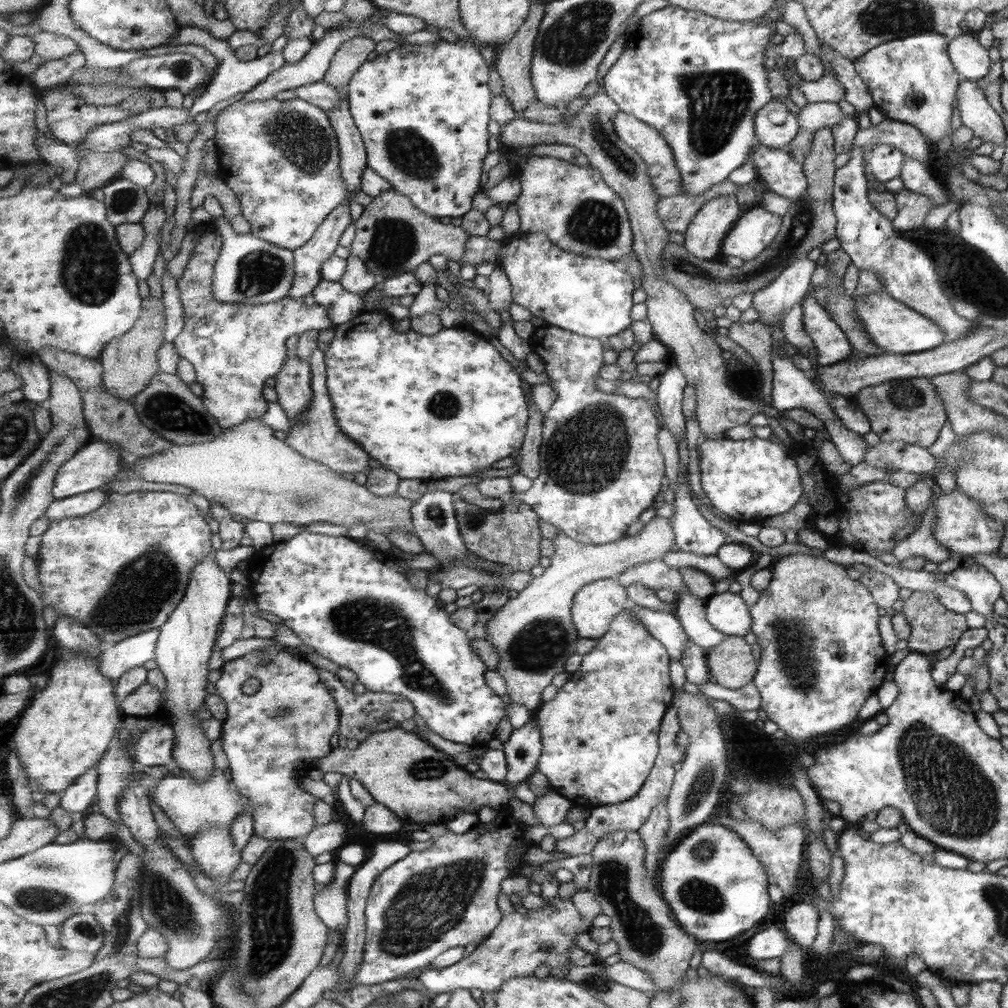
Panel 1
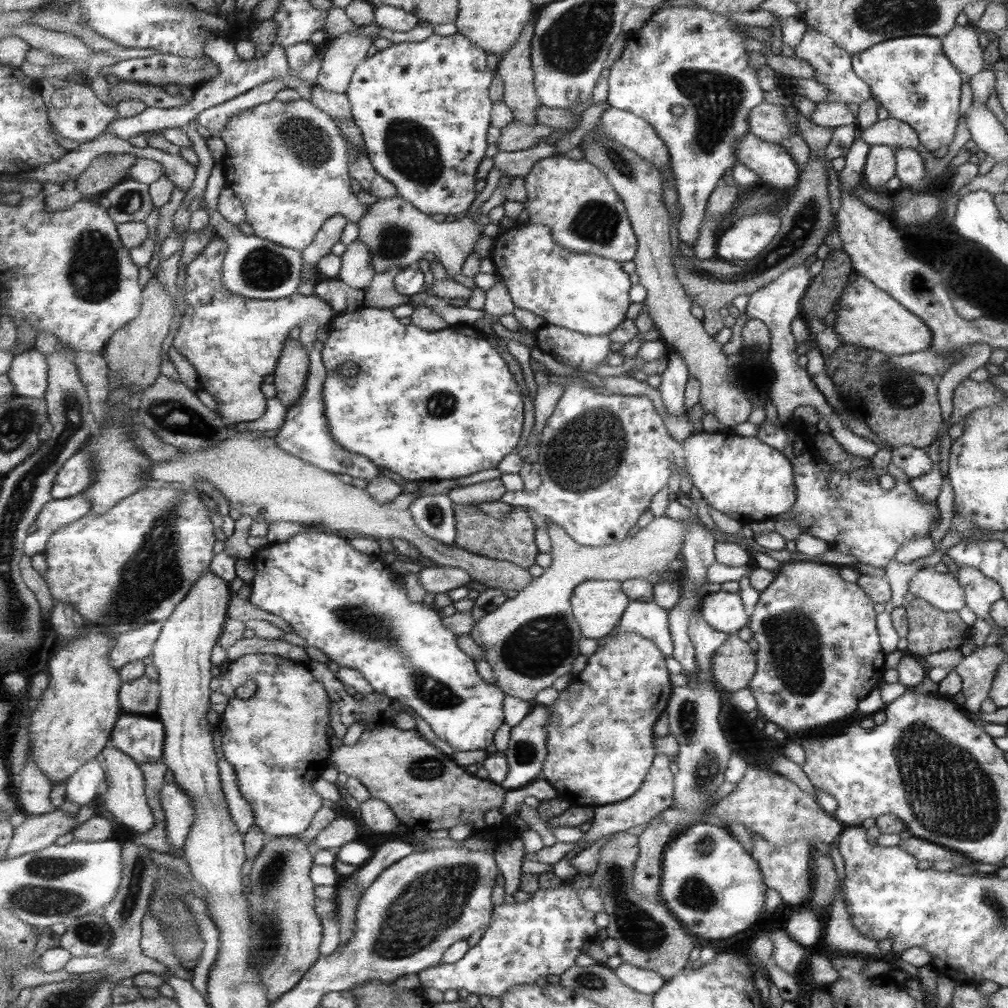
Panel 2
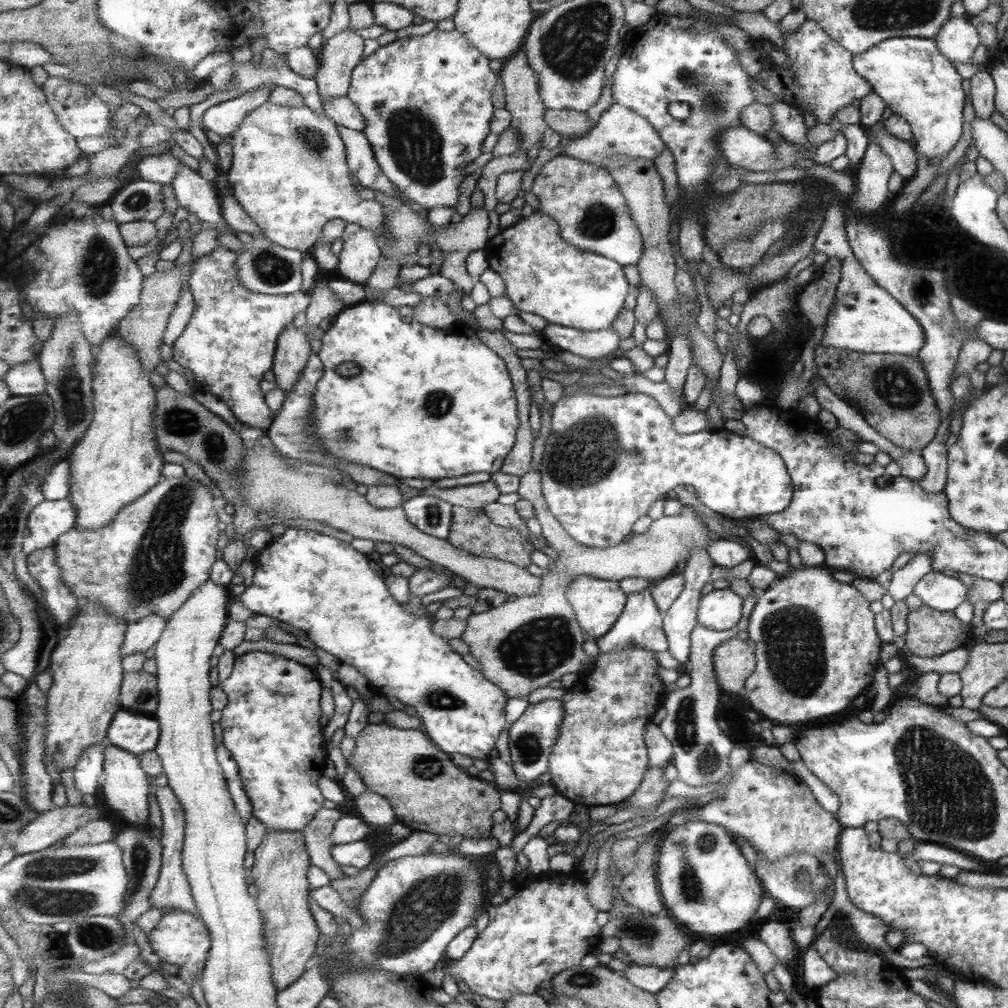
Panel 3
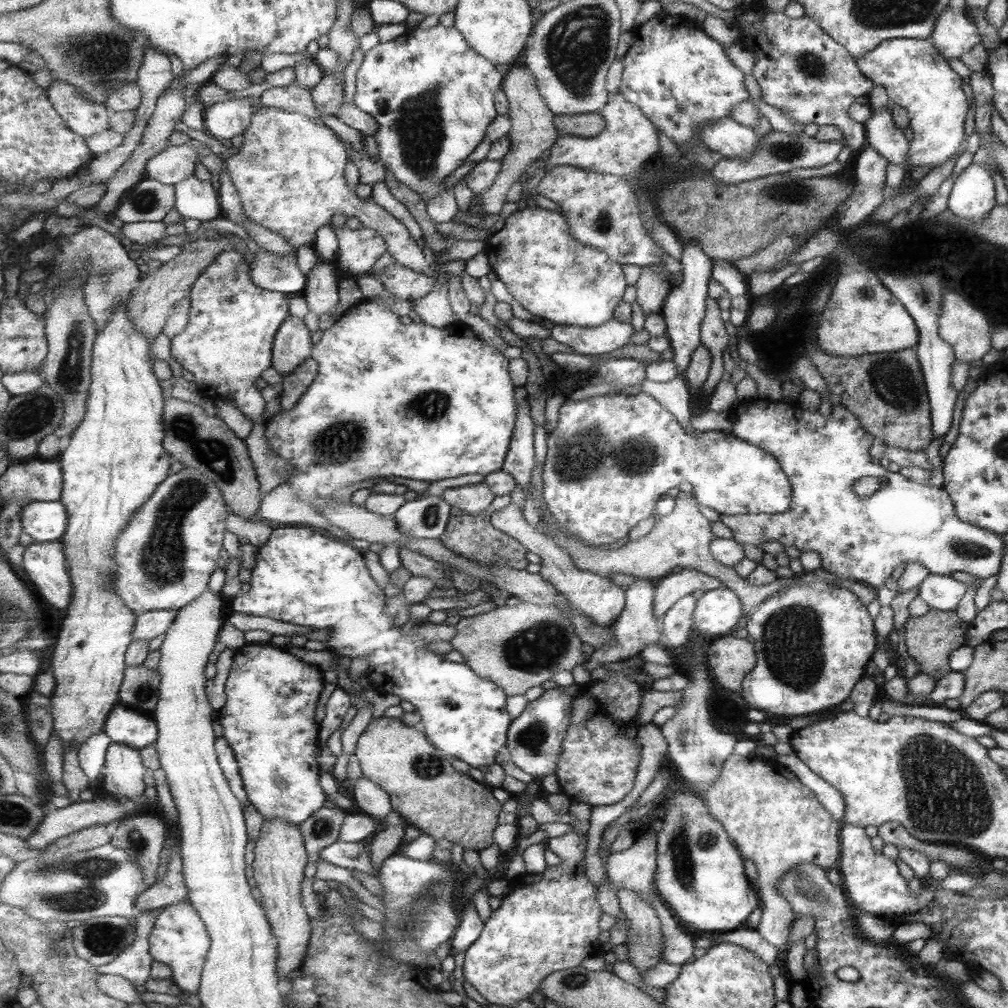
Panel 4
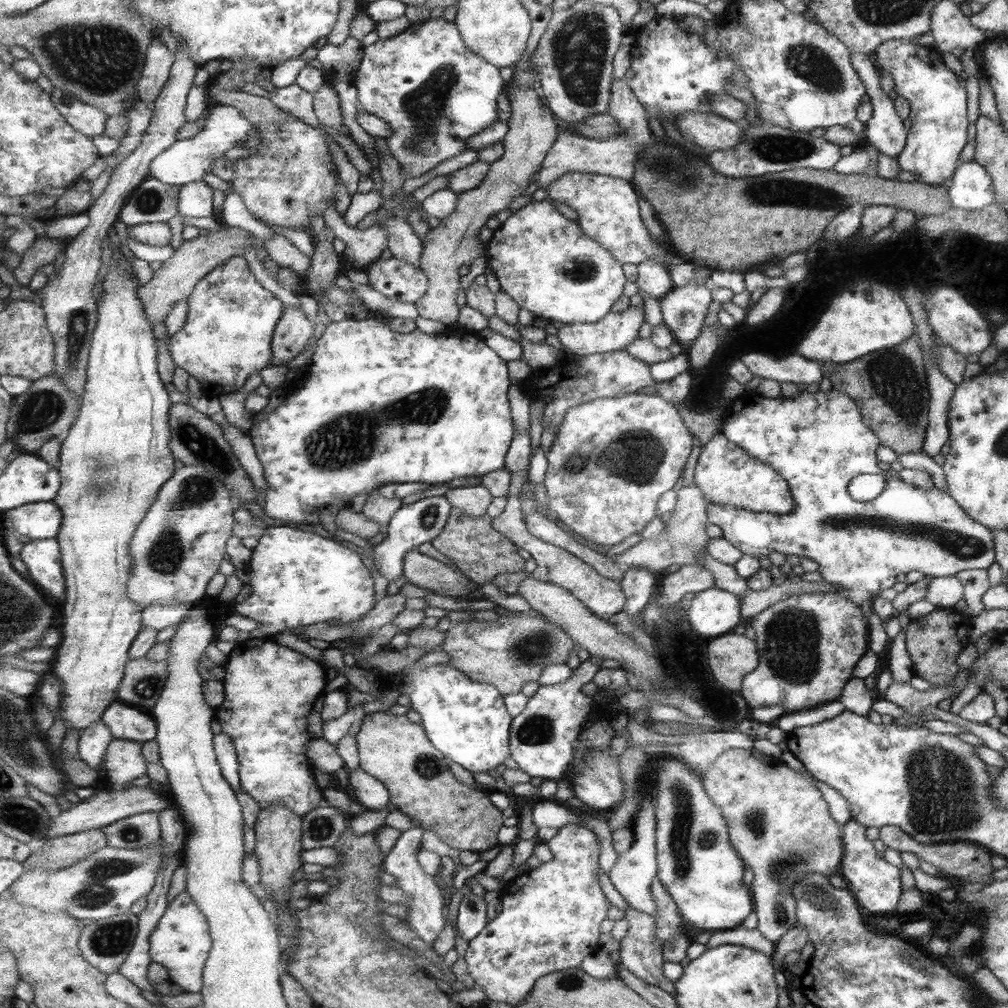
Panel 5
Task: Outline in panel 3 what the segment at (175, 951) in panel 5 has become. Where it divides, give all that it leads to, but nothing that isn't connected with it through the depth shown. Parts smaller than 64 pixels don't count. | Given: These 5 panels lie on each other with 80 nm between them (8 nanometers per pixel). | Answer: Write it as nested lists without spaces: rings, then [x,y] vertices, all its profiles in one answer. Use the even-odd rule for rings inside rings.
[[[183,909],[167,911],[150,932],[152,952],[160,957],[161,962],[177,964],[180,971],[177,976],[189,987],[204,974],[204,968],[212,947],[212,938],[206,924],[195,914]]]

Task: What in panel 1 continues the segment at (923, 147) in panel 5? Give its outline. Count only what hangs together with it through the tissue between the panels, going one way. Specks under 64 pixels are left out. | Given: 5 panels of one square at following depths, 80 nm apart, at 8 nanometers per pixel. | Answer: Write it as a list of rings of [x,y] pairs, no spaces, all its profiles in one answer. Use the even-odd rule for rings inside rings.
[[[923,33],[879,44],[865,55],[853,60],[854,69],[866,84],[875,108],[884,116],[914,126],[928,144],[936,144],[951,131],[951,112],[960,75],[947,55],[945,37]]]

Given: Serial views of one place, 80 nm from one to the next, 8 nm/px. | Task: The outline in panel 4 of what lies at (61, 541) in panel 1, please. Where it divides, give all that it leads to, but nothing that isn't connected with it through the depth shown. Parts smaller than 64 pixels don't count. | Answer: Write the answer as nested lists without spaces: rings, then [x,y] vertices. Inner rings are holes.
[[[185,467],[181,472],[169,475],[169,478],[155,490],[155,495],[147,501],[147,505],[144,505],[131,517],[131,525],[123,533],[119,533],[119,537],[115,539],[113,558],[115,558],[117,566],[119,566],[119,571],[115,573],[114,591],[127,603],[129,608],[133,609],[133,612],[136,612],[137,616],[142,615],[144,612],[151,612],[157,609],[179,610],[191,604],[210,588],[211,577],[215,575],[215,571],[217,571],[219,566],[219,560],[221,560],[223,540],[225,540],[225,532],[228,530],[227,518],[231,514],[232,511],[228,508],[225,498],[223,498],[220,486],[212,478],[203,474],[203,471]]]

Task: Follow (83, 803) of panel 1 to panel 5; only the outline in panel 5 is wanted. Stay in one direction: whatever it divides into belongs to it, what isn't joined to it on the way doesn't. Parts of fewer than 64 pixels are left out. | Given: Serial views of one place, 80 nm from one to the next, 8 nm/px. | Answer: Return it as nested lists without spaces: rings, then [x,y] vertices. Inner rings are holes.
[[[102,720],[94,722],[80,735],[79,756],[91,768],[97,770],[99,764],[104,762],[108,746],[114,739],[113,733]]]

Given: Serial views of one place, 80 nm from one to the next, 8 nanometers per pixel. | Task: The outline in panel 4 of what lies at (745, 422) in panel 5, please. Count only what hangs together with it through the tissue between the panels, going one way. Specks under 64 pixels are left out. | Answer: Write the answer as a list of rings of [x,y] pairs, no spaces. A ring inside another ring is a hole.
[[[756,397],[753,399],[738,401],[737,404],[728,411],[731,421],[731,428],[729,430],[731,436],[738,437],[739,440],[745,440],[747,444],[753,444],[757,448],[762,448],[763,452],[769,452],[782,467],[782,471],[788,477],[791,489],[793,490],[791,494],[791,503],[789,504],[787,511],[780,514],[759,513],[755,515],[743,514],[739,516],[719,514],[719,522],[727,526],[727,529],[731,531],[731,535],[733,535],[732,540],[739,545],[749,544],[749,546],[755,547],[759,547],[763,542],[774,541],[779,542],[783,547],[794,546],[799,552],[807,552],[807,550],[811,550],[819,555],[819,560],[821,561],[820,570],[829,574],[834,574],[838,579],[838,584],[843,580],[849,580],[859,584],[864,584],[869,588],[879,589],[884,586],[887,578],[891,577],[891,571],[893,571],[897,565],[902,564],[905,566],[909,565],[909,563],[919,563],[919,565],[923,566],[929,574],[938,576],[948,576],[952,572],[967,572],[967,574],[971,574],[971,576],[975,576],[975,578],[981,581],[993,575],[997,576],[1002,568],[1003,562],[1002,549],[1004,545],[1001,537],[997,533],[977,528],[977,526],[974,526],[973,524],[967,524],[965,521],[959,520],[957,514],[954,512],[954,504],[947,495],[946,489],[924,485],[918,481],[907,480],[899,473],[890,472],[888,469],[881,467],[881,465],[871,462],[868,450],[871,448],[871,445],[876,442],[874,436],[871,436],[871,433],[868,433],[866,429],[862,427],[858,417],[856,417],[854,413],[849,412],[847,407],[843,406],[839,401],[834,401],[834,403],[830,404],[830,407],[831,410],[829,410],[829,415],[823,417],[819,414],[818,408],[817,411],[801,408],[798,402],[784,403],[779,399],[770,400]],[[862,476],[885,478],[885,487],[880,488],[879,492],[869,495],[867,498],[859,498],[853,493],[852,482],[856,478],[861,478]]]

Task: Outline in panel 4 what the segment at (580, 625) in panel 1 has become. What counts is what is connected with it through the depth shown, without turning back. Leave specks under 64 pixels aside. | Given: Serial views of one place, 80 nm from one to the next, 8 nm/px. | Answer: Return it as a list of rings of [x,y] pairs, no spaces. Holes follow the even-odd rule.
[[[509,504],[505,508],[495,511],[490,508],[490,519],[492,524],[502,532],[510,534],[515,540],[526,546],[528,552],[536,554],[541,558],[541,569],[538,574],[546,581],[557,587],[563,594],[570,598],[571,604],[579,609],[590,619],[597,621],[602,627],[613,628],[617,619],[621,616],[626,607],[626,589],[615,584],[610,577],[599,576],[598,573],[589,572],[575,566],[575,560],[571,553],[559,546],[553,538],[539,533],[537,528],[525,520],[521,508],[517,504]]]

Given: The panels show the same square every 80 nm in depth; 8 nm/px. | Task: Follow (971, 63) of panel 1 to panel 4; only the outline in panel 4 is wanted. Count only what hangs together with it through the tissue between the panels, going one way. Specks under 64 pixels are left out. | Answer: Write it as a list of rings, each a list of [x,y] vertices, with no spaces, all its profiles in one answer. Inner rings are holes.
[[[947,4],[943,7],[929,40],[946,60],[959,59],[961,54],[979,44],[979,34],[977,28],[961,12],[949,8]]]

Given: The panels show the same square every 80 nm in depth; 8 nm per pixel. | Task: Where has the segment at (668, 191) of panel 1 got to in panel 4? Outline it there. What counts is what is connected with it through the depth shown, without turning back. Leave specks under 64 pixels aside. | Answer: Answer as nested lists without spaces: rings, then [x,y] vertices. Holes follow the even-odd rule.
[[[620,92],[610,96],[608,105],[601,110],[607,120],[607,128],[599,136],[583,137],[561,134],[550,151],[546,162],[545,173],[553,171],[555,167],[570,165],[587,171],[603,172],[624,177],[637,171],[639,167],[651,160],[651,156],[659,153],[657,133],[640,106],[629,103]]]

